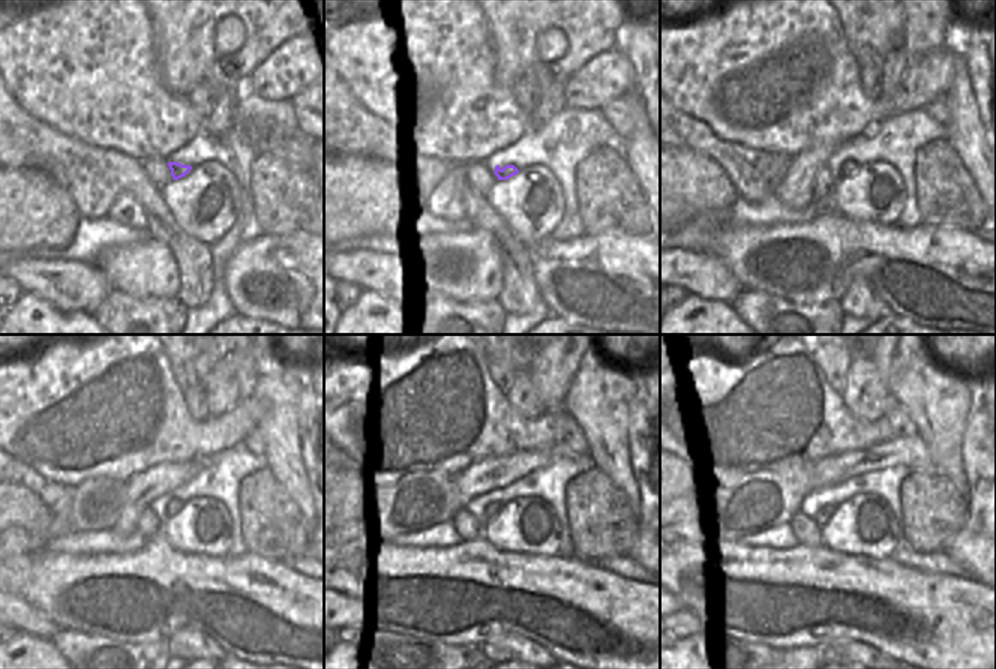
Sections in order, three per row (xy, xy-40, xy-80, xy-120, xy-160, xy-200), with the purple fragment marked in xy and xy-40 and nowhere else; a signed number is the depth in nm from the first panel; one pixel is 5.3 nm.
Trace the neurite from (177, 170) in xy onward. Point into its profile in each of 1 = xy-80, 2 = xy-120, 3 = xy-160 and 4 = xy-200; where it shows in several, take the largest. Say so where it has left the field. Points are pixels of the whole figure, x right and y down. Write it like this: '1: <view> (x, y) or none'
1: xy-80 (833, 170)
2: xy-120 (159, 507)
3: xy-160 (491, 512)
4: xy-200 (824, 513)

